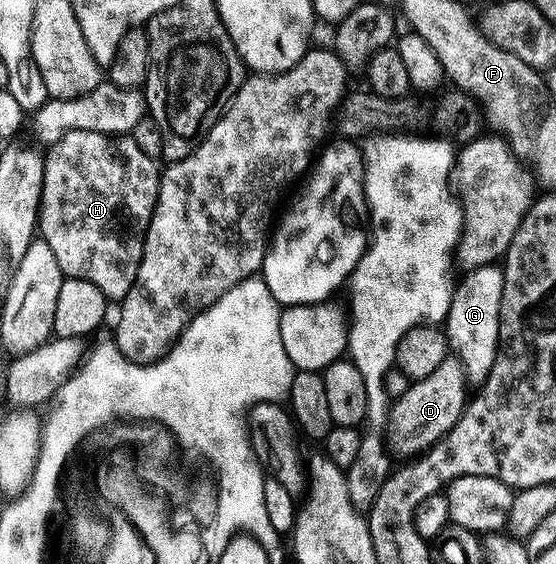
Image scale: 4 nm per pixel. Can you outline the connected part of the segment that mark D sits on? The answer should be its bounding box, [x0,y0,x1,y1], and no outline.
[385,355,467,459]

